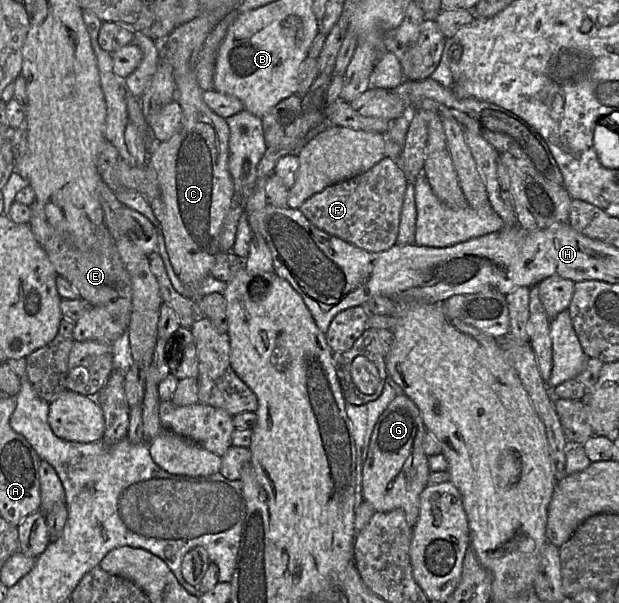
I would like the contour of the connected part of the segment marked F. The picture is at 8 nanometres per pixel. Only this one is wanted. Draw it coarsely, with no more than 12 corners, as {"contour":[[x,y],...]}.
{"contour":[[385,156],[298,210],[368,252],[396,244],[406,186]]}

